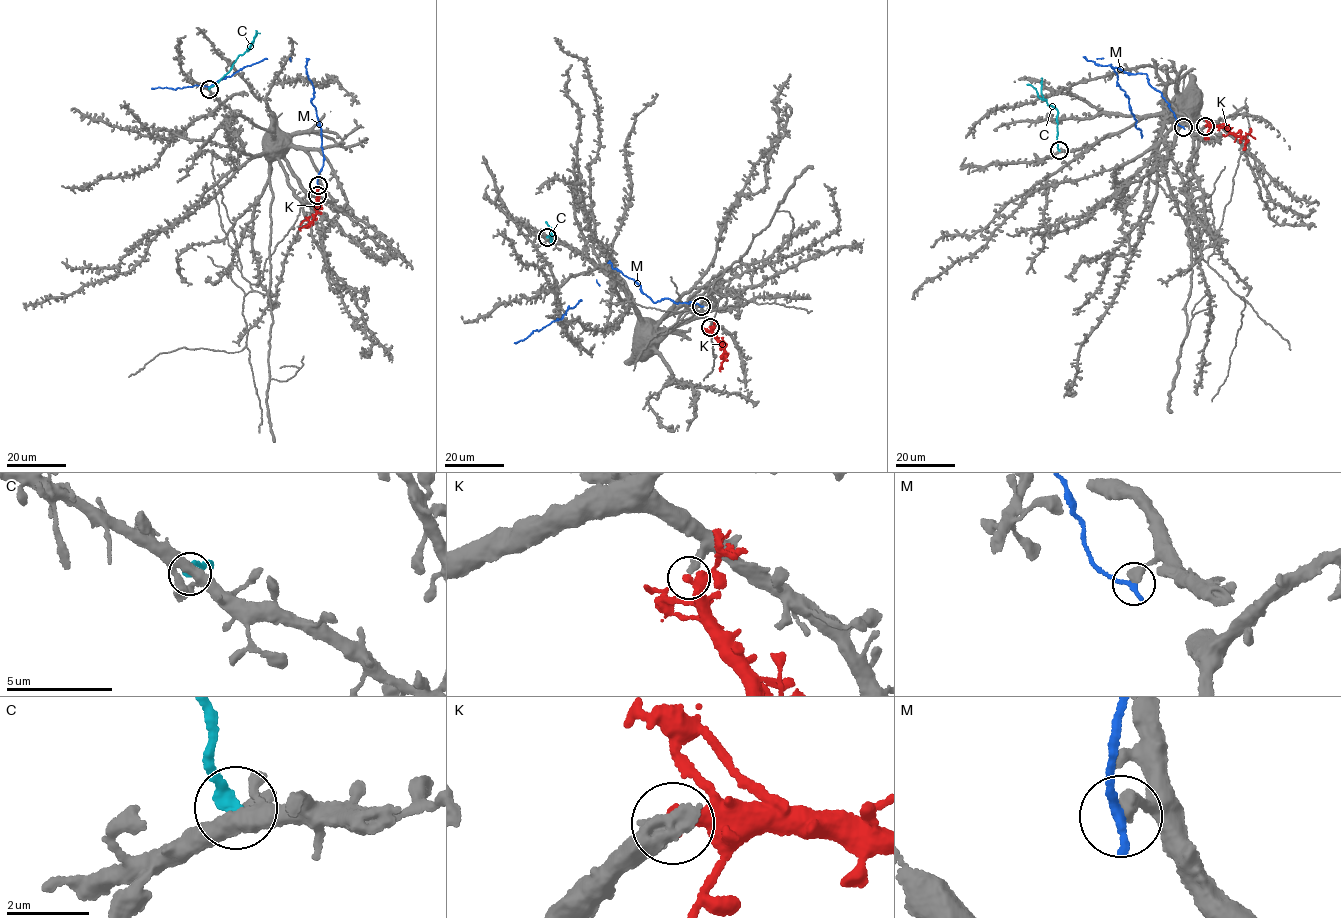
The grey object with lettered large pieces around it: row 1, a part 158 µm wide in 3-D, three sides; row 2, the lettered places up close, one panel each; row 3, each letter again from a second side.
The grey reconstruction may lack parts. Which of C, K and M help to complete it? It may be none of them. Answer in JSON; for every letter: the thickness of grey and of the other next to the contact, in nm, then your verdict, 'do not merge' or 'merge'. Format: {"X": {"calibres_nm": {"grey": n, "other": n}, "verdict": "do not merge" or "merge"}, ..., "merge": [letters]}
{"C": {"calibres_nm": {"grey": 380, "other": 320}, "verdict": "do not merge"}, "K": {"calibres_nm": {"grey": 320, "other": 500}, "verdict": "do not merge"}, "M": {"calibres_nm": {"grey": 440, "other": 280}, "verdict": "do not merge"}, "merge": []}

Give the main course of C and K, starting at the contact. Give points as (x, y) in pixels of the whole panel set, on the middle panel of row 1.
C: (547, 237), (550, 236), (551, 244), (552, 228), (545, 221)
K: (709, 327), (725, 350), (720, 371)

